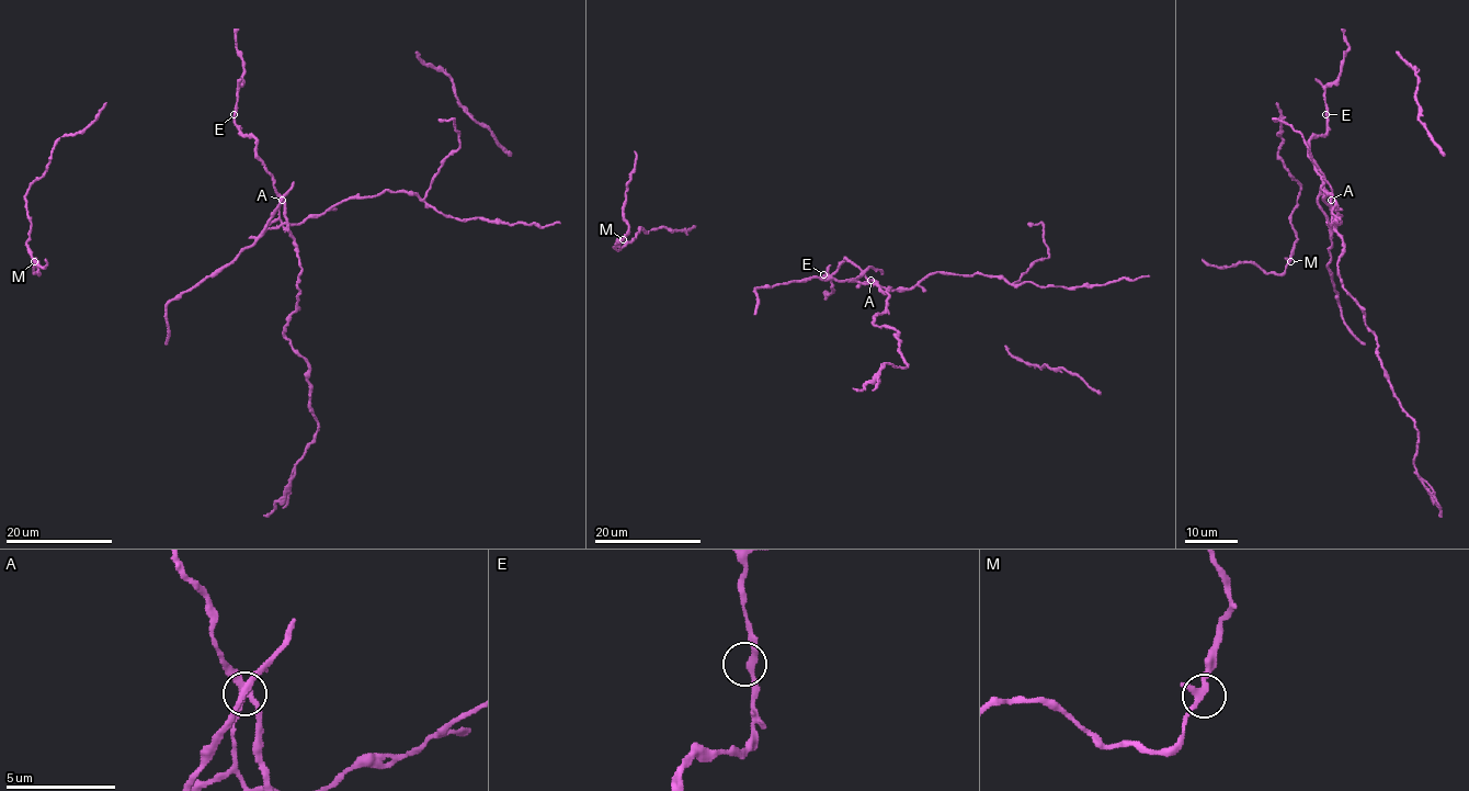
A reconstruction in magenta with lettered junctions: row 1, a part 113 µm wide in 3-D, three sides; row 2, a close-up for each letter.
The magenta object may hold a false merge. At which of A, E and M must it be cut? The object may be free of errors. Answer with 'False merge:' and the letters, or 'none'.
False merge: A

